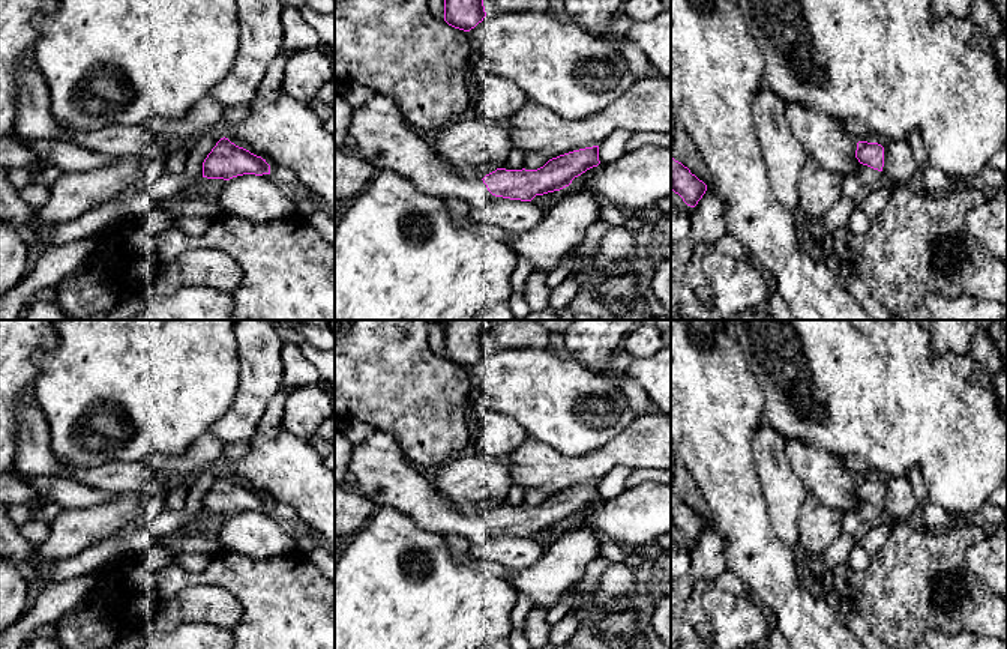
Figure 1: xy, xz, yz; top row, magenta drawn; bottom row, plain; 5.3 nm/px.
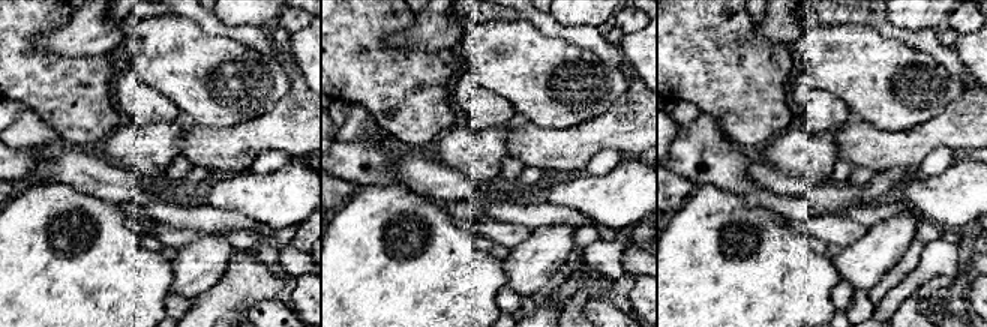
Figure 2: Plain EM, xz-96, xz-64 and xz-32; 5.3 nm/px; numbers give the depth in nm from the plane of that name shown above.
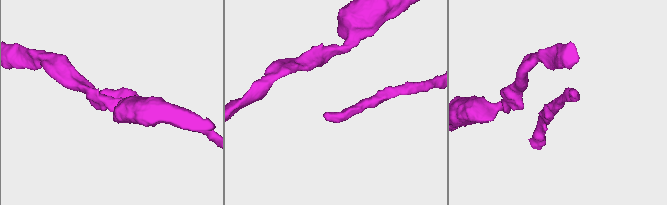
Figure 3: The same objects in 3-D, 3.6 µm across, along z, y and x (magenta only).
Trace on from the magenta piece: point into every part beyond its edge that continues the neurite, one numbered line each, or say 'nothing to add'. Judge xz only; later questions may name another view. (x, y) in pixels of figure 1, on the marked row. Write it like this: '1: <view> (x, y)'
nothing to add

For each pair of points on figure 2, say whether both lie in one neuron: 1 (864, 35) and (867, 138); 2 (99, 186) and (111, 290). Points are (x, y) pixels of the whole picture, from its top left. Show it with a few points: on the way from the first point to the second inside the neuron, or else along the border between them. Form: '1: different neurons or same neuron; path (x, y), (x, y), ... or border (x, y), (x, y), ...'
1: different neurons; border (852, 116), (881, 129), (902, 131)
2: different neurons; border (68, 185), (120, 204)

